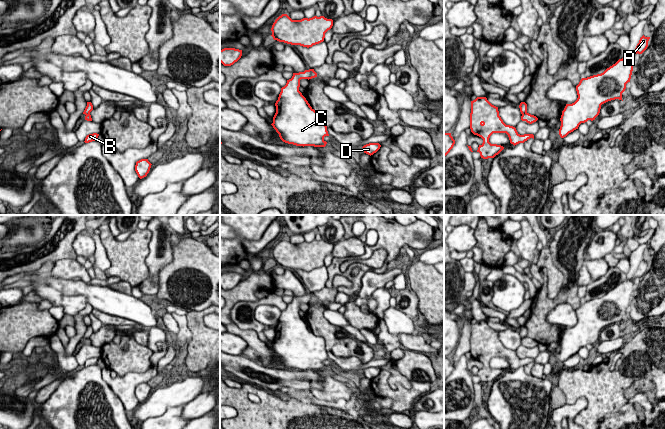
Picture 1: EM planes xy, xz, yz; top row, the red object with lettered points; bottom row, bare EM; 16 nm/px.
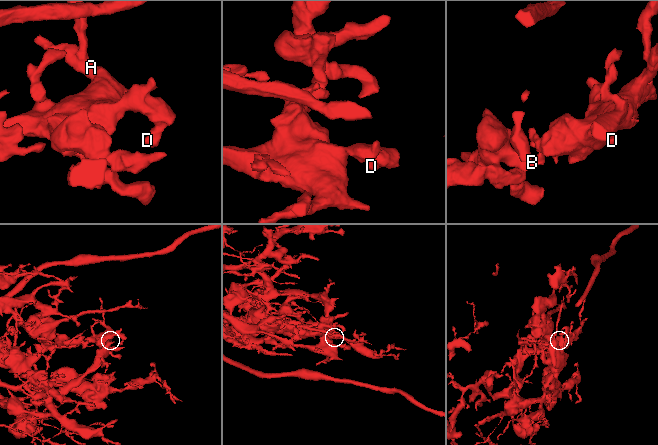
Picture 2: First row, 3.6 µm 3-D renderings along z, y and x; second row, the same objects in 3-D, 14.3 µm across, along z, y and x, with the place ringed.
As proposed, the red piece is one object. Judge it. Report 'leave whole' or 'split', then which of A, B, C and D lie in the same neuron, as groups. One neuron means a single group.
split; A C D / B

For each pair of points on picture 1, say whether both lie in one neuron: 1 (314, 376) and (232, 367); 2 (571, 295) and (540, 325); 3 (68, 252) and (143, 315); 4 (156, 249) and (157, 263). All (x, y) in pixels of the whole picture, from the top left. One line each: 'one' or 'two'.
1: one
2: one
3: two
4: one

